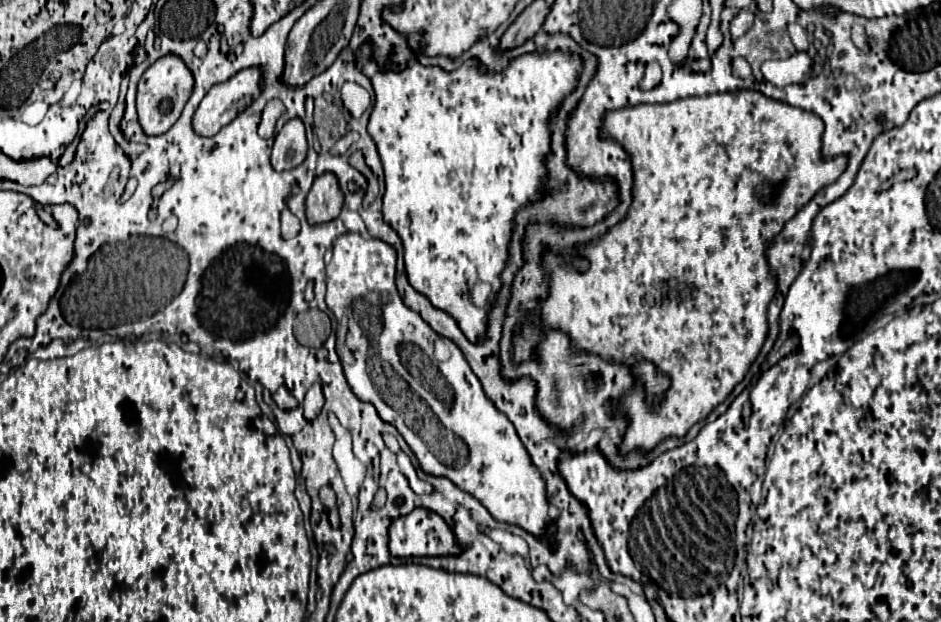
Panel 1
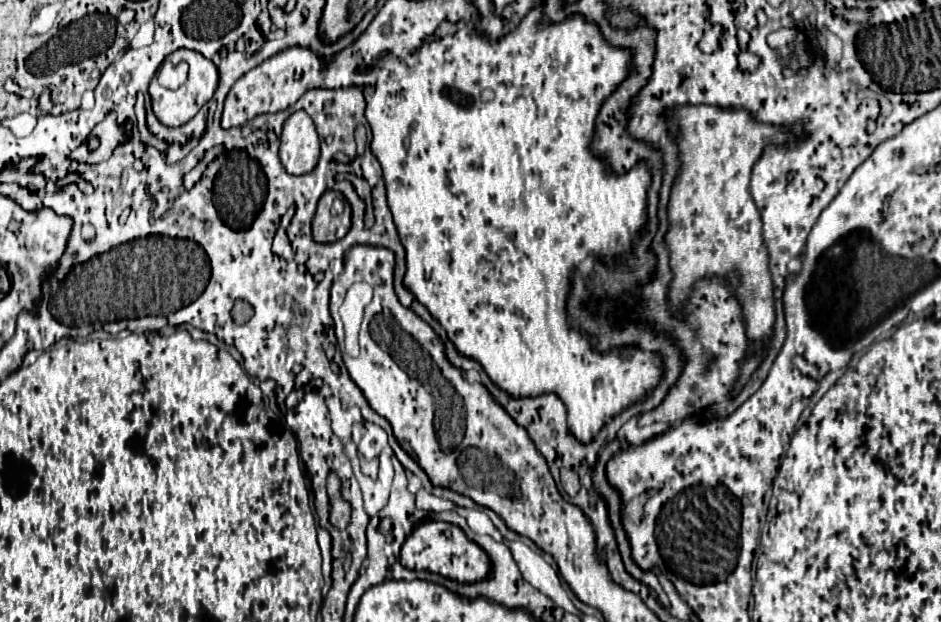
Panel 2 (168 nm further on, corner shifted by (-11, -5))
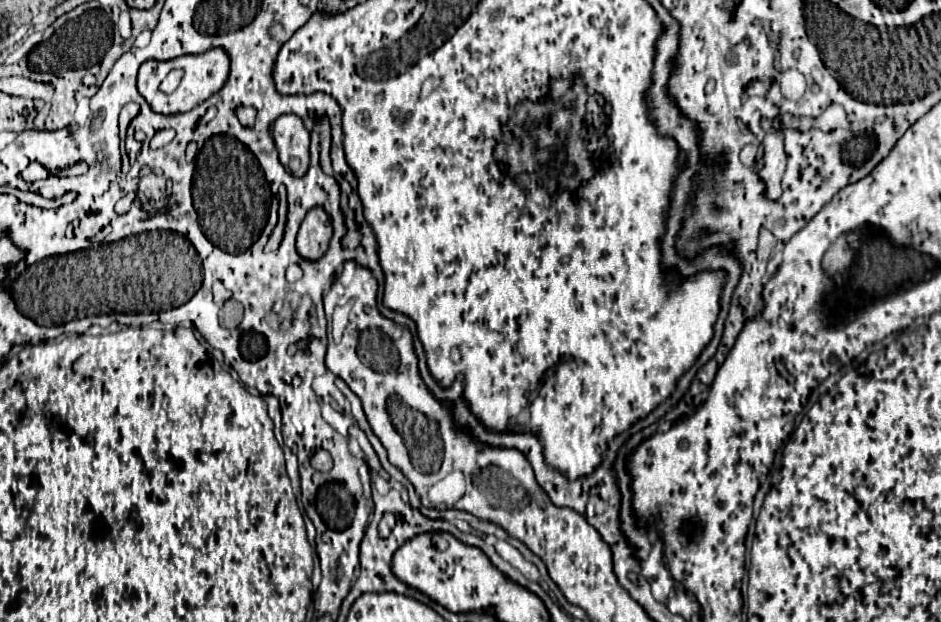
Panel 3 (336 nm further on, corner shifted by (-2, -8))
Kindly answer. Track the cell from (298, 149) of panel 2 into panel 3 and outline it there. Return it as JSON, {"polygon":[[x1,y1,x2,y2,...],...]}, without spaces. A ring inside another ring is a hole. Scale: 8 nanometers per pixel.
{"polygon":[[281,115,273,123,273,141,277,145,279,161,289,167,295,163,297,175,309,169,309,131,297,115]]}

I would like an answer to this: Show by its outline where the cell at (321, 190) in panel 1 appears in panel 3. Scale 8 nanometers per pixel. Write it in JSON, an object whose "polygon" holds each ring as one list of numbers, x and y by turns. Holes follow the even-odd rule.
{"polygon":[[313,207,299,229,297,235,297,251,305,259,319,259,329,247,329,239,333,235,333,225,323,207]]}

